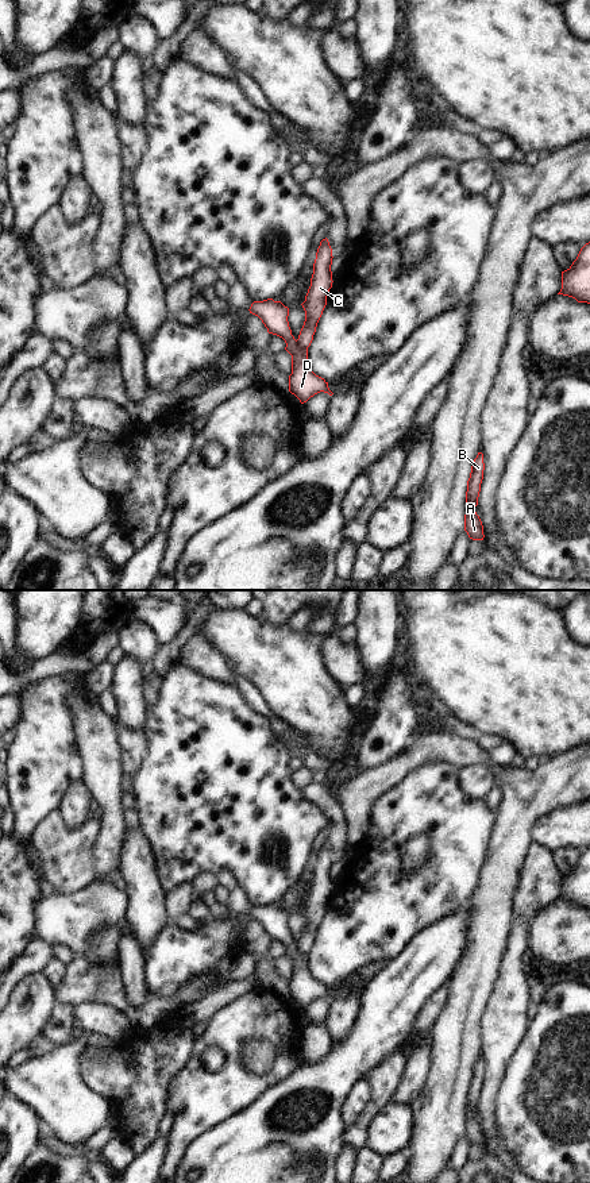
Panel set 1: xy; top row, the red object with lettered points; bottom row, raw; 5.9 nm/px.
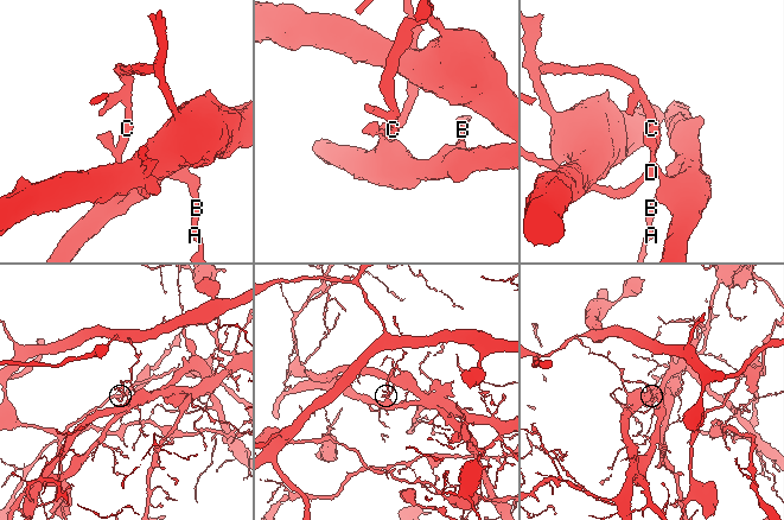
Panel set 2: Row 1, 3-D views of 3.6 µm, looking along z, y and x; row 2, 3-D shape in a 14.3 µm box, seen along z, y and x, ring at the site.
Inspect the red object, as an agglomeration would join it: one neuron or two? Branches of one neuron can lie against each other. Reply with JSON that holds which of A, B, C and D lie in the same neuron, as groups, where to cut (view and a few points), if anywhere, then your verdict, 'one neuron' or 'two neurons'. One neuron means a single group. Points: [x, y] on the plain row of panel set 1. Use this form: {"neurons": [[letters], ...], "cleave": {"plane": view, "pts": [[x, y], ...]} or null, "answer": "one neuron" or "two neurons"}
{"neurons": [["A", "B", "D"], ["C"]], "cleave": {"plane": "xy", "pts": [[296, 945], [307, 952]]}, "answer": "two neurons"}

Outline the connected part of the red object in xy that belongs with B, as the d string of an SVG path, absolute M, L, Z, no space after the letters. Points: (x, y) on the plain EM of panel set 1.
M478 1057L477 1063L473 1067L470 1083L467 1086L467 1097L466 1097L466 1120L464 1120L464 1136L468 1142L473 1145L483 1145L483 1130L474 1115L478 1110L478 1102L481 1097L481 1088L483 1084L483 1059Z

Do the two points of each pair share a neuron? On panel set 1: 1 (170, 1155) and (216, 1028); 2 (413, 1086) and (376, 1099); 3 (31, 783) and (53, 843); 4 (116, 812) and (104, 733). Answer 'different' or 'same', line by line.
1: same
2: different
3: different
4: same

